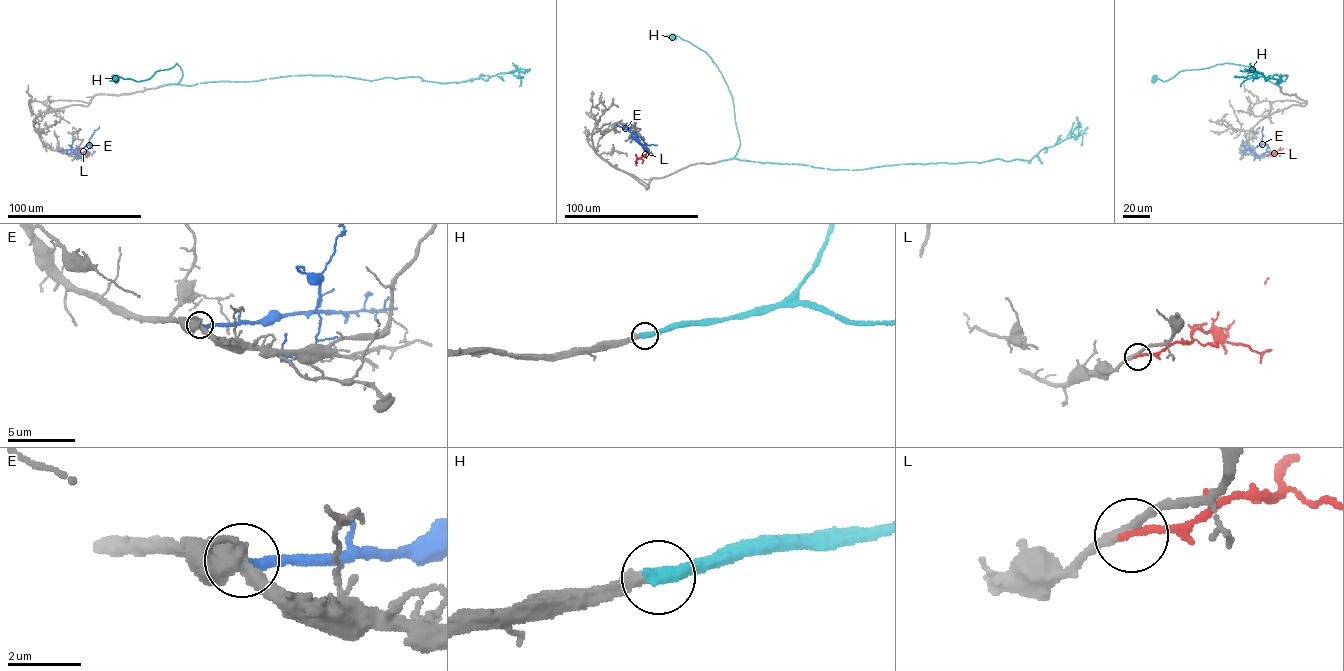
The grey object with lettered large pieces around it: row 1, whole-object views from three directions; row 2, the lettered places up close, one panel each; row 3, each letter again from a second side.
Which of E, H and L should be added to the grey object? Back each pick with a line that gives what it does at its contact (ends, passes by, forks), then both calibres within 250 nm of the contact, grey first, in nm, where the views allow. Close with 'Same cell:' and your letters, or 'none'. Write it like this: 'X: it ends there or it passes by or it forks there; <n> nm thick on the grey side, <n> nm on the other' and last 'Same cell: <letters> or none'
Same cell: none

